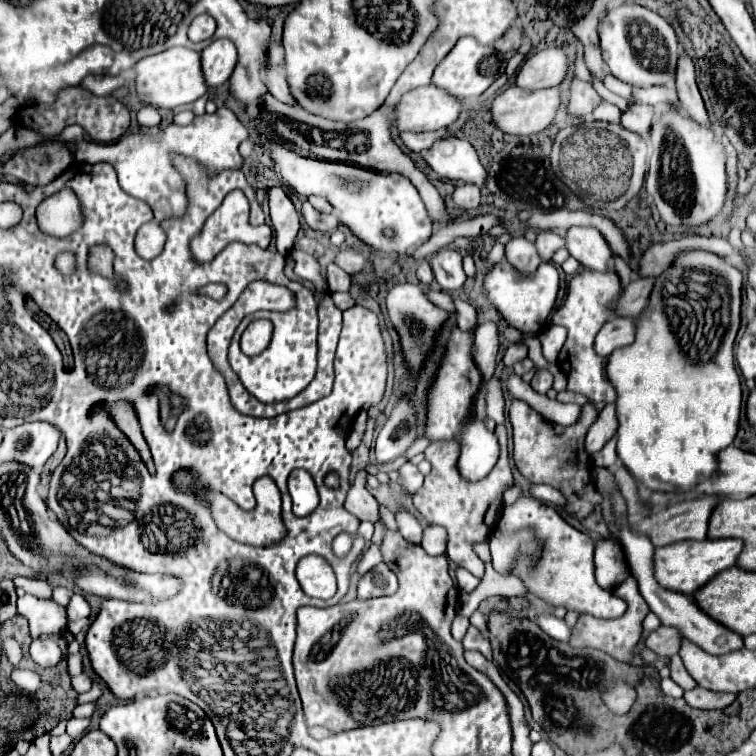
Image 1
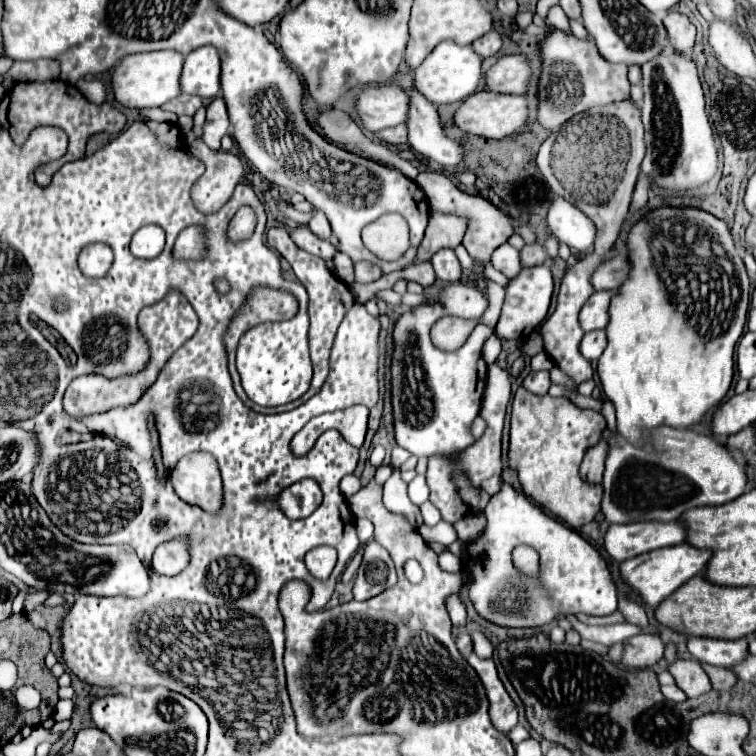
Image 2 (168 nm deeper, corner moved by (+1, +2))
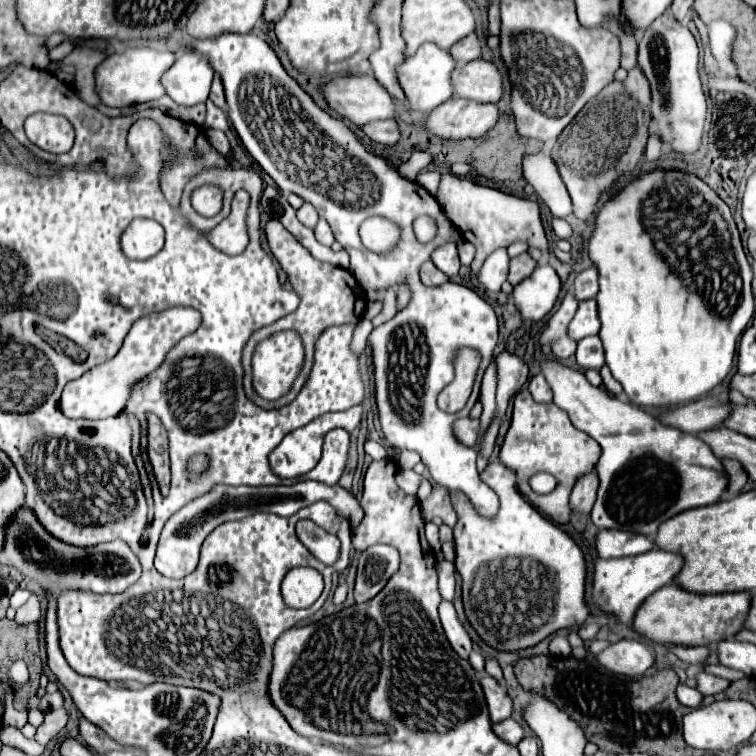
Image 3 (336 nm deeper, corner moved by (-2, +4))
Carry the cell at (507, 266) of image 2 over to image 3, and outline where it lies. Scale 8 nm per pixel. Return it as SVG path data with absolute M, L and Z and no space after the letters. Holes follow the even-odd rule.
M495 250L481 266L481 270L475 274L477 282L489 290L489 292L499 292L501 284L507 280L507 272L509 272L509 256L507 250Z

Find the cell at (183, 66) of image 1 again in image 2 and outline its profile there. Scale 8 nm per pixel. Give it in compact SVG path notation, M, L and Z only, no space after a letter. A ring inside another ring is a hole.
M174 50L126 56L114 68L114 76L112 76L114 98L126 108L156 108L170 102L172 98L182 94L182 86L180 86L182 62L184 62L184 54Z

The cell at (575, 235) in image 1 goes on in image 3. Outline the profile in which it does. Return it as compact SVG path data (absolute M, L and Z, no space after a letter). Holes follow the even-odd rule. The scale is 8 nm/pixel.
M533 152L523 158L523 176L527 184L539 194L539 198L549 206L551 214L557 218L567 218L573 212L567 188L557 172L557 164L547 152Z

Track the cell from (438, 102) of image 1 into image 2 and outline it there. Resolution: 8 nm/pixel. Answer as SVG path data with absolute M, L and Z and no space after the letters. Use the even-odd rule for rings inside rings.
M394 84L364 88L360 96L360 118L372 132L408 122L410 94Z

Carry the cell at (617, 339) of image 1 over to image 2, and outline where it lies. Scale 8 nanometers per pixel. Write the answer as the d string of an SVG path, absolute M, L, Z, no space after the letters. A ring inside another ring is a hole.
M604 330L588 332L582 340L582 356L590 362L598 360L600 354L604 352L604 348L606 348L606 332Z

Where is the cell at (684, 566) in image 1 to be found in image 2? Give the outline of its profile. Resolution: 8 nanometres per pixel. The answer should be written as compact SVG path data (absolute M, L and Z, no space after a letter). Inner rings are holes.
M682 542L676 546L652 550L652 552L646 552L646 554L640 554L640 556L634 556L634 558L622 562L620 574L630 584L630 588L642 596L642 600L648 604L648 610L656 610L656 606L662 600L666 600L672 592L676 592L684 582L688 582L696 574L704 572L710 558L712 558L710 548L694 548L692 544Z

